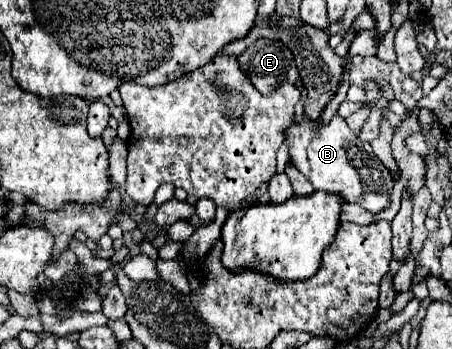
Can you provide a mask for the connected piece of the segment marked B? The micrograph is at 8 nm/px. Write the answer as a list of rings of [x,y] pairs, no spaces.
[[[334,115],[334,119],[324,127],[318,127],[316,121],[304,117],[302,125],[292,123],[292,127],[286,131],[286,141],[290,145],[294,167],[308,177],[316,191],[336,193],[342,197],[342,201],[358,203],[362,209],[374,215],[390,205],[390,193],[394,187],[392,175],[376,159],[370,143],[356,137],[340,115]]]

